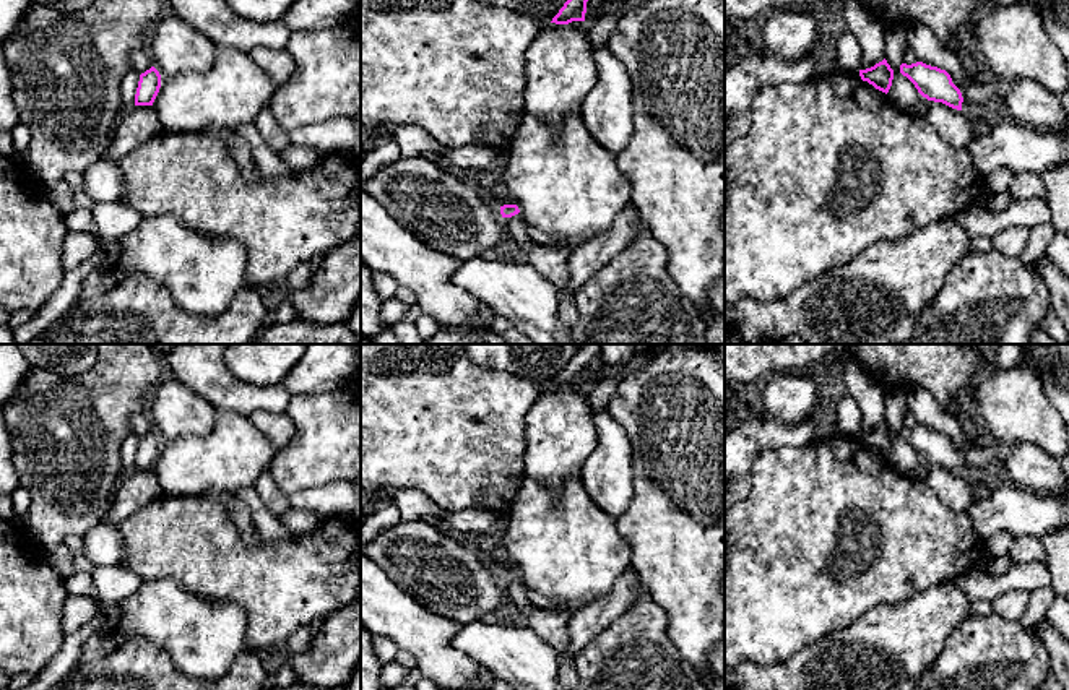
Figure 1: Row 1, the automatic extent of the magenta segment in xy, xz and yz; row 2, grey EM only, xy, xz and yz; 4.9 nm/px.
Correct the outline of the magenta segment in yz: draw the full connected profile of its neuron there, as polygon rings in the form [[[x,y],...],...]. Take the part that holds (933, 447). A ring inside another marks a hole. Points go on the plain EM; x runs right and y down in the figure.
[[[916,425],[911,429],[902,427],[900,437],[907,440],[928,464],[942,466],[962,474],[972,487],[973,498],[988,498],[993,495],[996,485],[986,482],[981,471],[963,464],[960,453],[952,446],[946,433]]]

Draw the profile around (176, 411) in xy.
[[[175,378],[158,383],[146,411],[161,442],[205,437],[216,422],[216,409]]]

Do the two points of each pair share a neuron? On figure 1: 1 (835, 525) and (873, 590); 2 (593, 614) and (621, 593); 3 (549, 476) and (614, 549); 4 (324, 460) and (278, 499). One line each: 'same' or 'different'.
1: same
2: same
3: different
4: different

